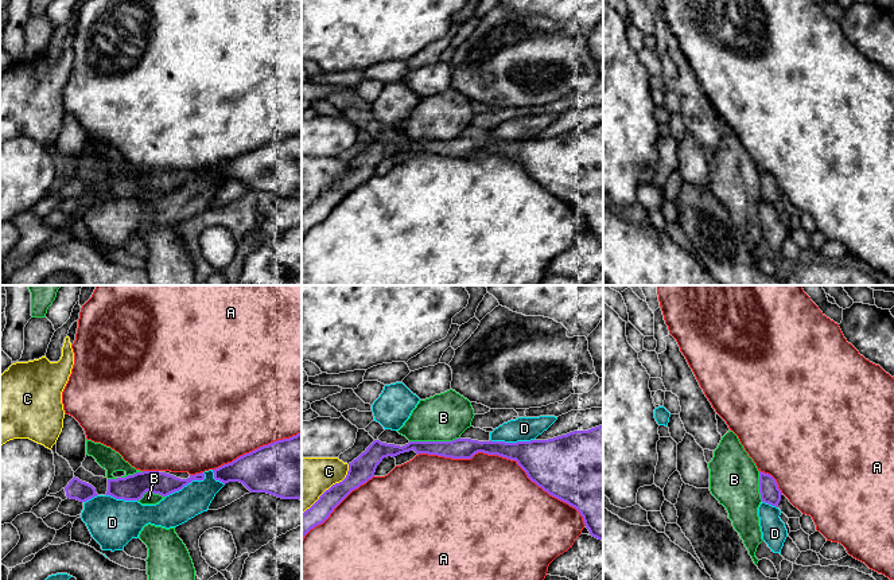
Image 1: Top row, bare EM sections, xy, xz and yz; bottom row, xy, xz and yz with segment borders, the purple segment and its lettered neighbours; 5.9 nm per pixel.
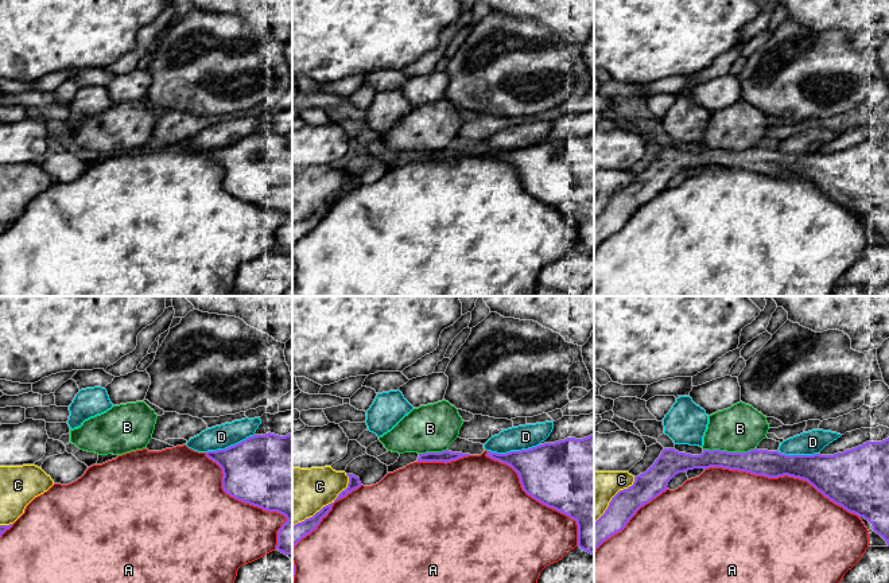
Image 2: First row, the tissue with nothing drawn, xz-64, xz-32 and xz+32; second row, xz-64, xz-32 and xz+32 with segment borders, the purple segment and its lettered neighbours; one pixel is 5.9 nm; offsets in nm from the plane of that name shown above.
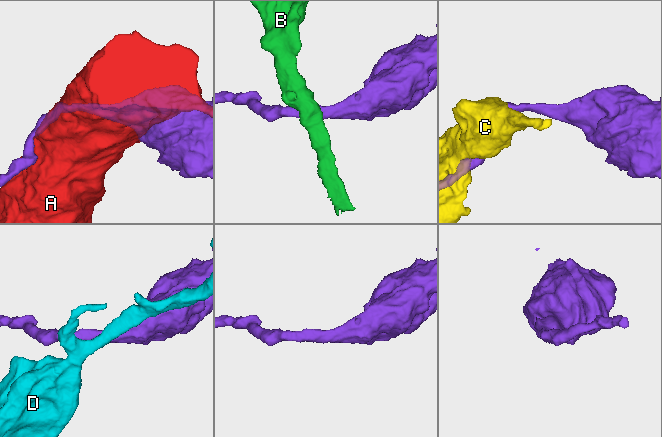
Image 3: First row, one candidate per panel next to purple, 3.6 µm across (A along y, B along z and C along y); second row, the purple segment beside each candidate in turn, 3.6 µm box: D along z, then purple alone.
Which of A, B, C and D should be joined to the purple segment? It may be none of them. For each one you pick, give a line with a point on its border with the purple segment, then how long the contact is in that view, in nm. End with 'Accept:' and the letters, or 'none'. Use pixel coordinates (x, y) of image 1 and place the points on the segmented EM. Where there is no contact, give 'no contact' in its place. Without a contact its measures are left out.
Accept: none

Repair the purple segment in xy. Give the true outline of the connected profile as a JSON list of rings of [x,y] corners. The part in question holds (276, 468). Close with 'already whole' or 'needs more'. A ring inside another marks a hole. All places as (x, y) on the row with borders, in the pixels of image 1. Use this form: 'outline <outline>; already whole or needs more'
outline [[[302,432],[263,445],[213,472],[224,484],[240,482],[250,493],[302,501]]]; already whole

